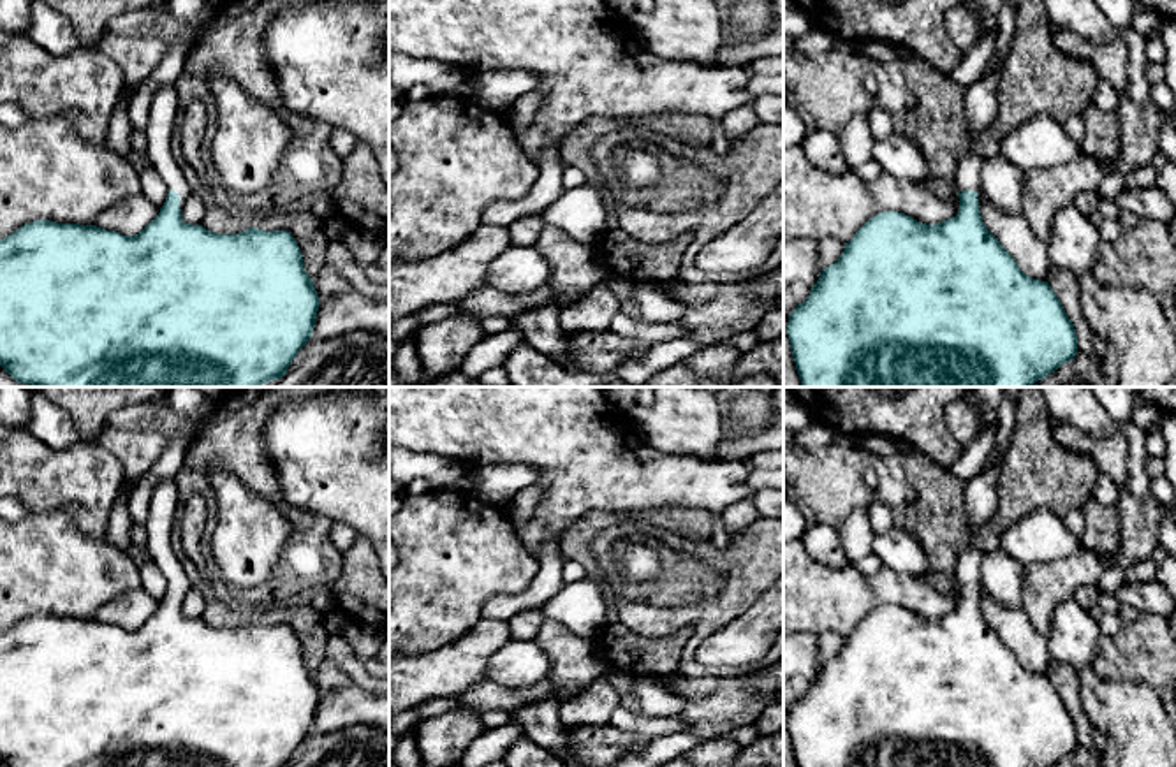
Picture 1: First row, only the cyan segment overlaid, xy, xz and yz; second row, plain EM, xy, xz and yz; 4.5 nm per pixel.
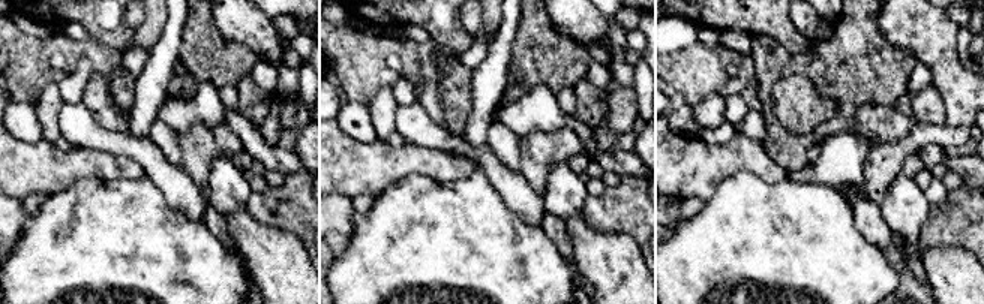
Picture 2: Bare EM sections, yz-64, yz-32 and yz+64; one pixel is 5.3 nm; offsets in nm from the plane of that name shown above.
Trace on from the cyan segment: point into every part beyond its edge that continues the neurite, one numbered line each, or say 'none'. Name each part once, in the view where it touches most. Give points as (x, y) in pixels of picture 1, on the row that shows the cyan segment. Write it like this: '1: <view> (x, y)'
1: yz (967, 176)

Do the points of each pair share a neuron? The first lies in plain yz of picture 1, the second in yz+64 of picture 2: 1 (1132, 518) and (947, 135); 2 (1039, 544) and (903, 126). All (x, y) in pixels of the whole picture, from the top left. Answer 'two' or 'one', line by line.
1: two
2: one

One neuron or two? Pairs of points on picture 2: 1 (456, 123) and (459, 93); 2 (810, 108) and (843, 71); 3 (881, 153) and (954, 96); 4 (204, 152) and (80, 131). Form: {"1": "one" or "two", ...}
{"1": "one", "2": "two", "3": "two", "4": "two"}

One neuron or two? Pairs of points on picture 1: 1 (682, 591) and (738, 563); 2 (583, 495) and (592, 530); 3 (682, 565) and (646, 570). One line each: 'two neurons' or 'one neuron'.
1: two neurons
2: two neurons
3: two neurons

